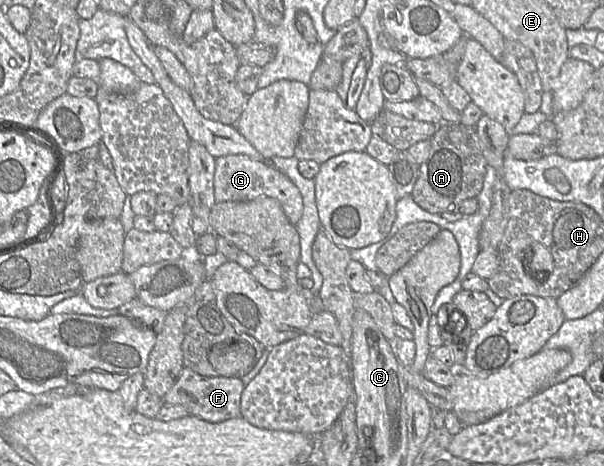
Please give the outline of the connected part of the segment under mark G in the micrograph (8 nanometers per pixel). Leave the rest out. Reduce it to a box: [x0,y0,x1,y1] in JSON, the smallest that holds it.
[214,154,303,225]

